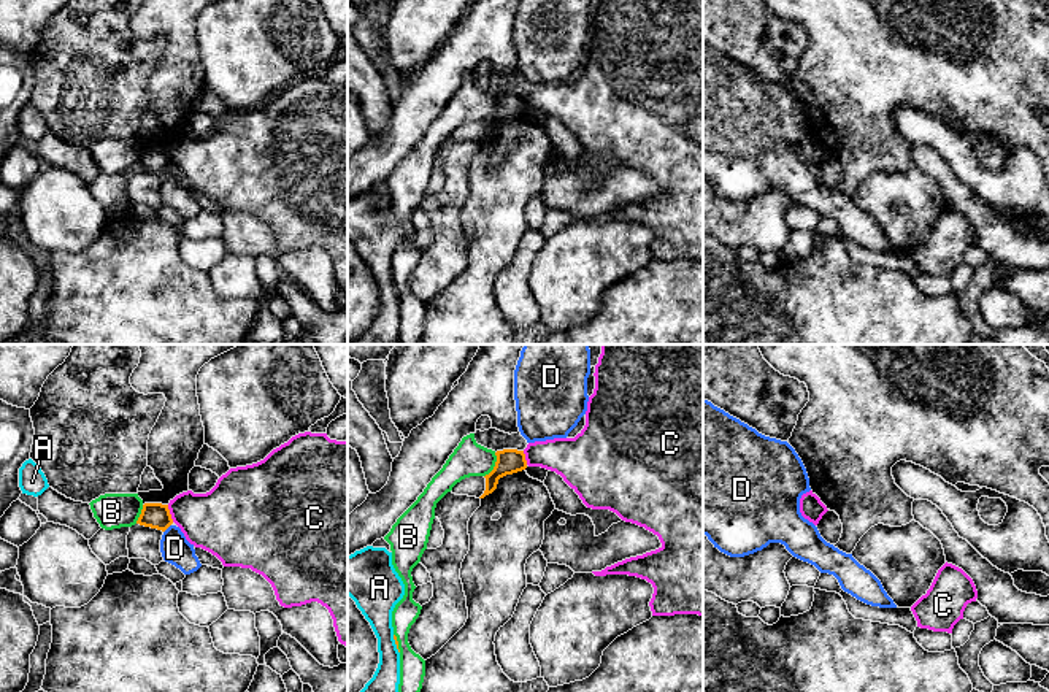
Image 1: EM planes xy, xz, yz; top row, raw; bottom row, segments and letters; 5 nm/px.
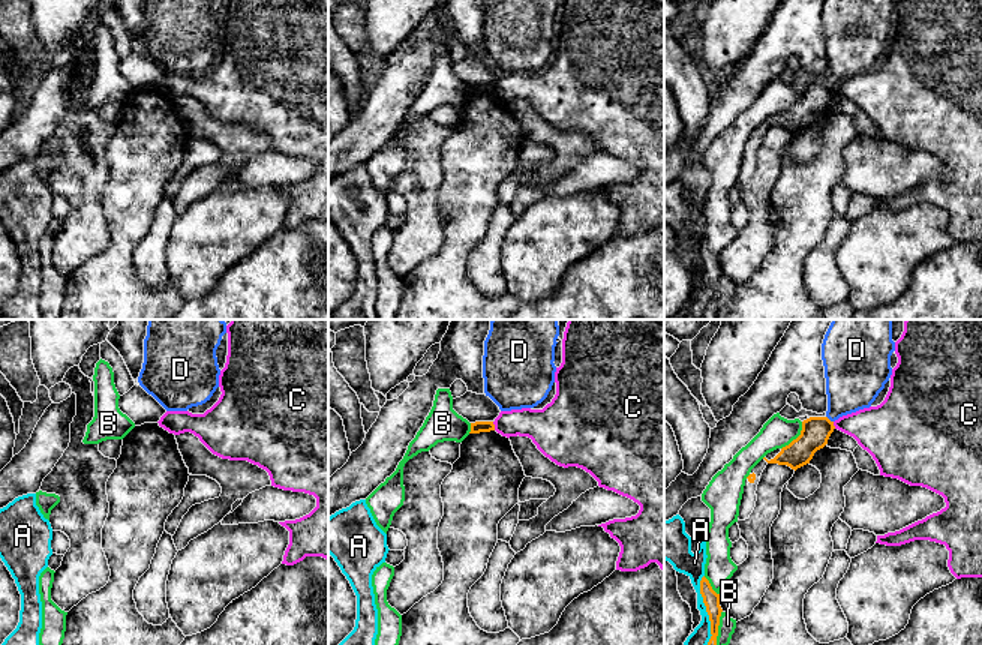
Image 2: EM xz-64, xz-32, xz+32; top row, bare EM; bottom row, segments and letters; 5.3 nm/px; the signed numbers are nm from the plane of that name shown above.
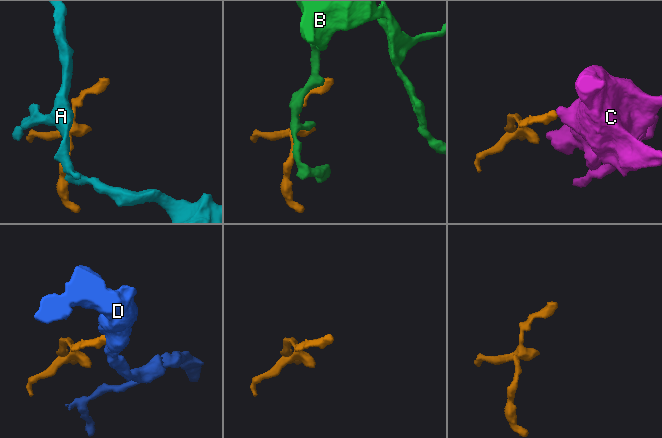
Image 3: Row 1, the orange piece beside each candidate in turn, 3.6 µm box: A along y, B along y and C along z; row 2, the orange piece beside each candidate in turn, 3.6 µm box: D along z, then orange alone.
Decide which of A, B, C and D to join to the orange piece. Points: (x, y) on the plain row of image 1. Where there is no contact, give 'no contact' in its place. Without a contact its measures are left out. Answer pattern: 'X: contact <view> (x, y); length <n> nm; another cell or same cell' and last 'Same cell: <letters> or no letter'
A: contact xz (397, 289); length 100 nm; another cell
B: contact xz (495, 110); length 140 nm; another cell
C: contact xy (169, 157); length 90 nm; another cell
D: contact xy (167, 172); length 60 nm; another cell
Same cell: no letter

